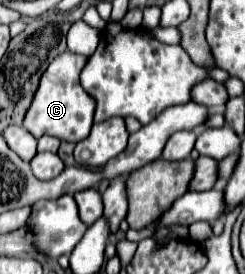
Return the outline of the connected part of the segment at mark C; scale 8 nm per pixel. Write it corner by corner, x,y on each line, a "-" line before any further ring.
63,52
49,64
35,92
35,100
23,120
23,126
35,138
49,134
49,136
55,136
67,142
81,142
89,136
91,126
93,126
95,100
83,90
79,82
79,74
85,64
87,64
87,56
81,56
75,52

